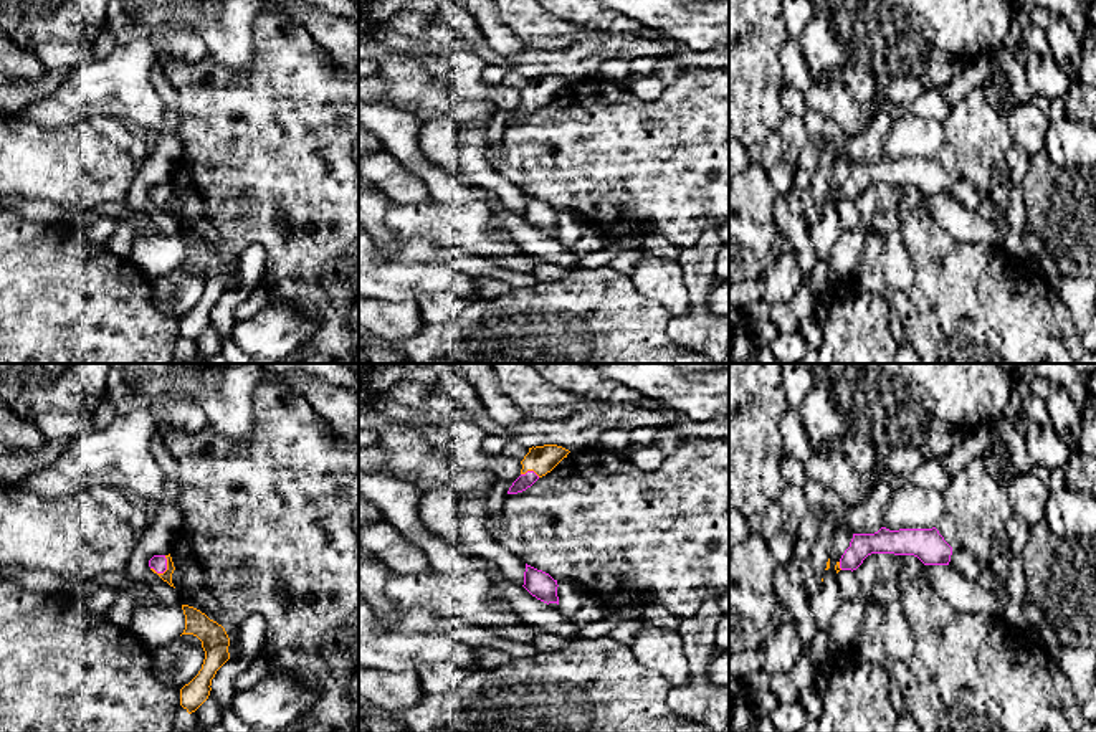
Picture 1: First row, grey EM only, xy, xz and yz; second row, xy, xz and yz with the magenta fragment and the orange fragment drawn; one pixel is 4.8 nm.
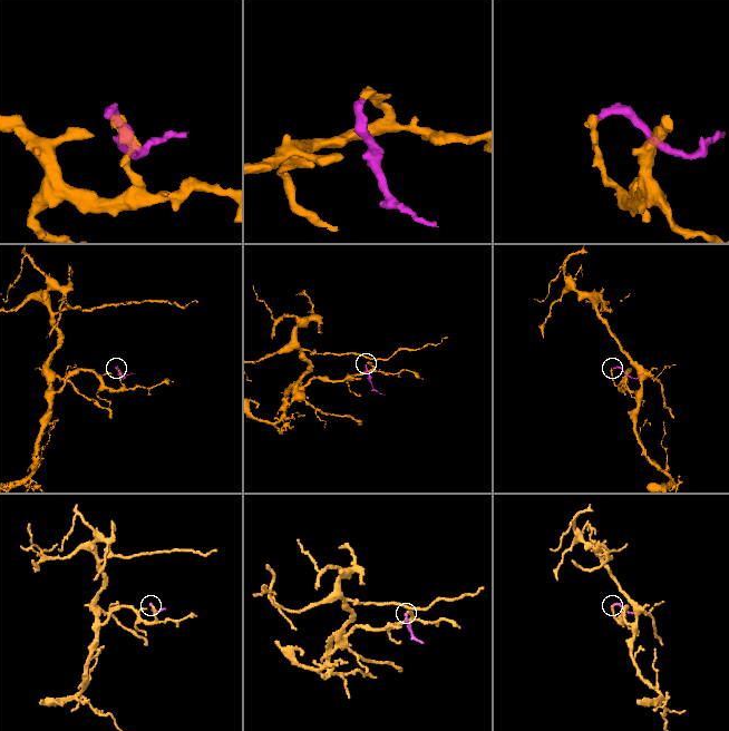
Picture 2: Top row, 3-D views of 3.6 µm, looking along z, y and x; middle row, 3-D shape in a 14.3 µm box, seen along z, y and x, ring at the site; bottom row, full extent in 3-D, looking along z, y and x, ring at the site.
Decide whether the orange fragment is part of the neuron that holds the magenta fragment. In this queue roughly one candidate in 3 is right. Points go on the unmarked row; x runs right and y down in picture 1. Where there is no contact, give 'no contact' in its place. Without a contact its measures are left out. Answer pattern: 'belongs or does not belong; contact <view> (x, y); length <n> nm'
belongs; contact xy (166, 197); length 100 nm

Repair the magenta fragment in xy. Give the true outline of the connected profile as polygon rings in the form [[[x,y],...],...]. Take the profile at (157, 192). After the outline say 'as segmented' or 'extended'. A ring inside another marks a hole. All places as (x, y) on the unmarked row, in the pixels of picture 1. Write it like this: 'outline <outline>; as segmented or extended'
outline [[[170,183],[169,185],[154,185],[149,190],[149,197],[164,212],[167,212],[170,216],[174,216],[174,213],[172,213],[172,203],[174,203],[175,197],[174,197]]]; extended

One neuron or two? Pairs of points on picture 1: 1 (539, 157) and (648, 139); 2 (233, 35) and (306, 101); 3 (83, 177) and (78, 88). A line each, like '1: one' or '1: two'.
1: one
2: two
3: two

